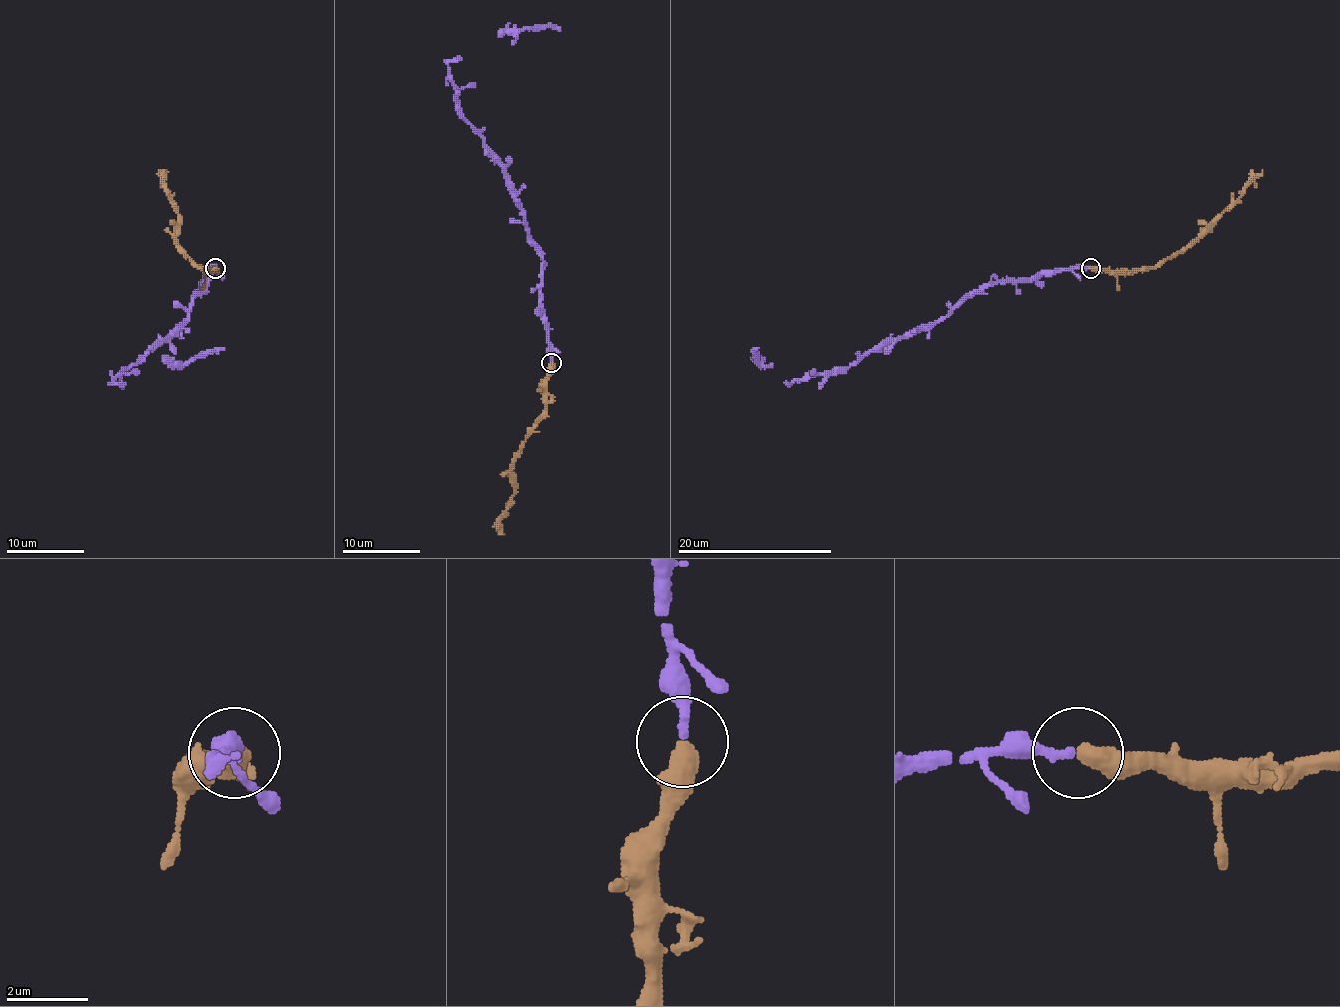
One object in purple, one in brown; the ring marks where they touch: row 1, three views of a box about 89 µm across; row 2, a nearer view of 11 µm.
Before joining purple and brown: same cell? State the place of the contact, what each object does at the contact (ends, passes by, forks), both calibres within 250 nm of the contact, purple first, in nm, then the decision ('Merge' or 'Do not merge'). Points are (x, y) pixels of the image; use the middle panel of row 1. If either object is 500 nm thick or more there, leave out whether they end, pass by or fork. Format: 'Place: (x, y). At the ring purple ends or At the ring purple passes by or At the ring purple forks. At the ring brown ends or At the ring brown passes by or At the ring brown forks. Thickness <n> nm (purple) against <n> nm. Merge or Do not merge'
Place: (551, 362). Thickness 260 nm (purple) against 500 nm. Merge

